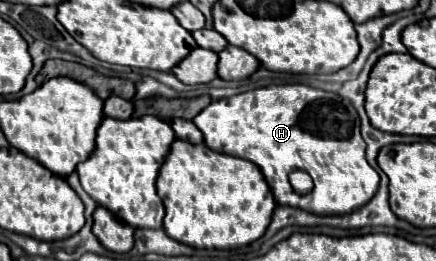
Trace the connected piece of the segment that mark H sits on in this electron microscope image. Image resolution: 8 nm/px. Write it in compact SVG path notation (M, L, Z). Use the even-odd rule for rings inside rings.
M269 85L233 95L229 99L213 101L193 119L193 123L203 133L203 141L209 149L255 163L265 175L265 181L279 205L291 205L319 215L337 215L343 203L343 213L353 213L355 209L363 207L379 187L379 175L365 159L365 141L359 133L359 115L351 101L337 93L313 89L309 85ZM295 169L311 175L315 183L311 193L299 195L293 191L289 185L289 173Z

